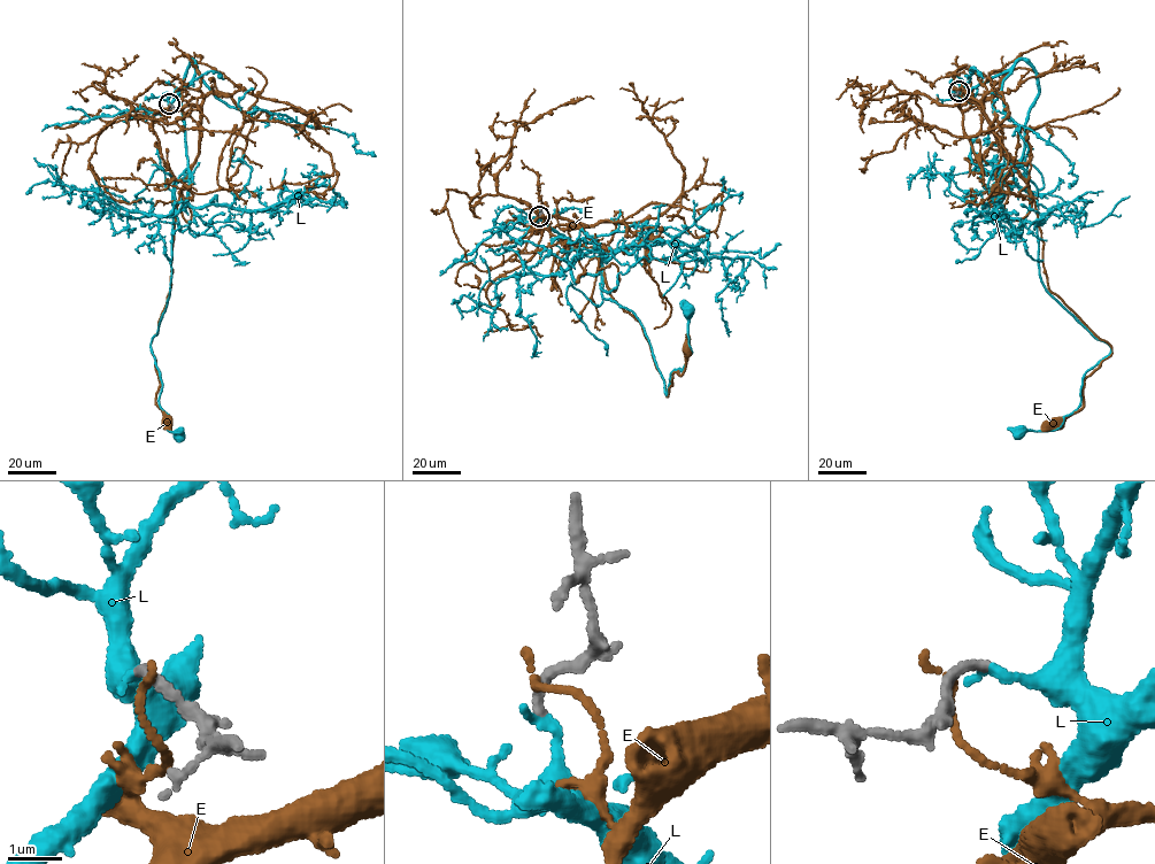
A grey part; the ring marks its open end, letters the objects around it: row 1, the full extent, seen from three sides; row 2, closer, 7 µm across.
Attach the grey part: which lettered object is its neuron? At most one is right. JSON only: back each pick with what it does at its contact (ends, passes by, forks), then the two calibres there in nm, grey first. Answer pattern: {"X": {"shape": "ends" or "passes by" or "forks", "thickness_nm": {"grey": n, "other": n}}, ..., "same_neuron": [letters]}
{"L": {"shape": "ends", "thickness_nm": {"grey": 200, "other": 200}}, "same_neuron": ["L"]}

